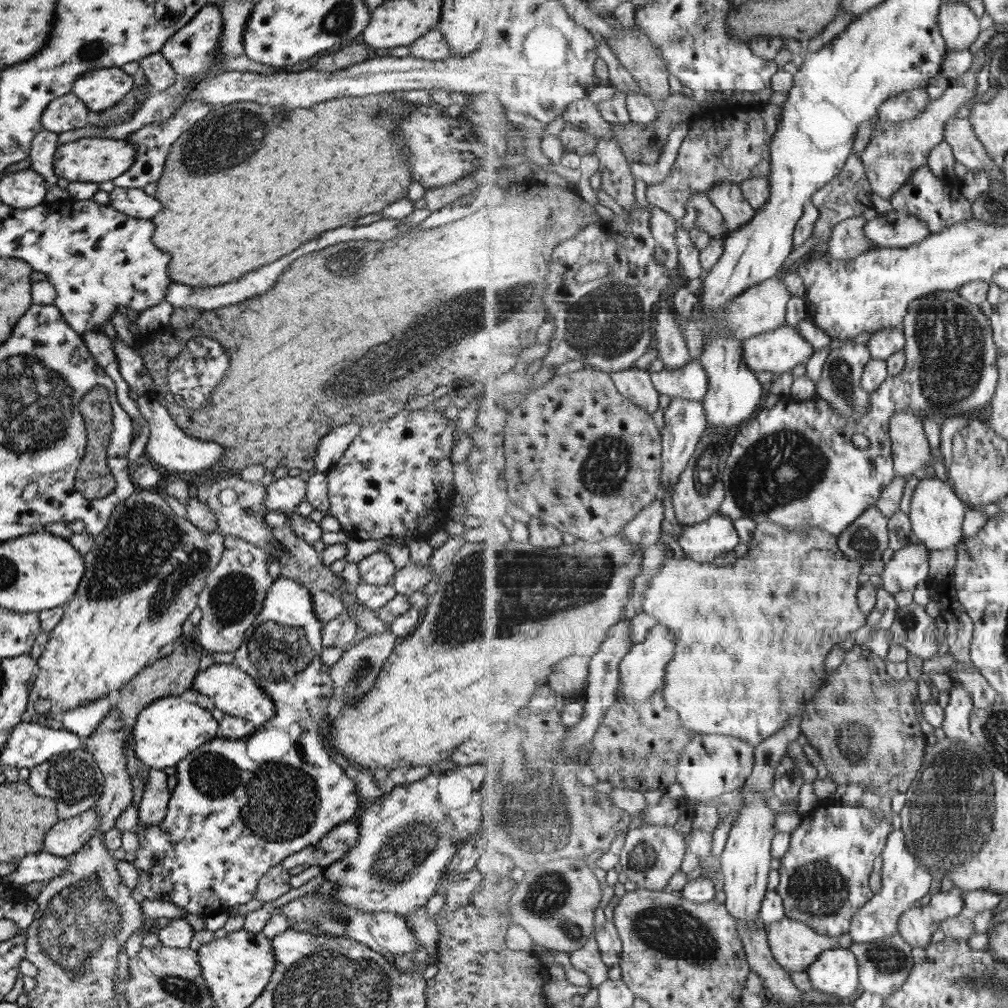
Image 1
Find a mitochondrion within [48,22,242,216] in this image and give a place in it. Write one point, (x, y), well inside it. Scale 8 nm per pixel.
(92, 50)

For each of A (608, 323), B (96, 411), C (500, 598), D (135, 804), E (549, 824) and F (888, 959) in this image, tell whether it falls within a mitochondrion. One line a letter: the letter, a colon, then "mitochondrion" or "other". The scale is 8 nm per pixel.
A: mitochondrion
B: mitochondrion
C: mitochondrion
D: other
E: mitochondrion
F: mitochondrion

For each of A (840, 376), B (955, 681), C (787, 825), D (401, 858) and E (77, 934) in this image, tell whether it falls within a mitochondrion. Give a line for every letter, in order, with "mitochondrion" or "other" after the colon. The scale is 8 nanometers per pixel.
A: mitochondrion
B: other
C: other
D: mitochondrion
E: mitochondrion

